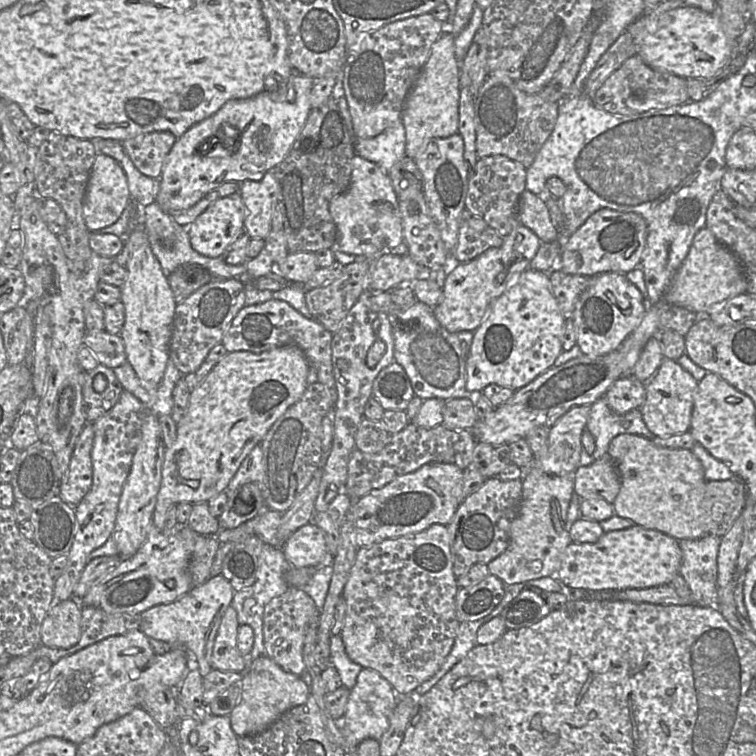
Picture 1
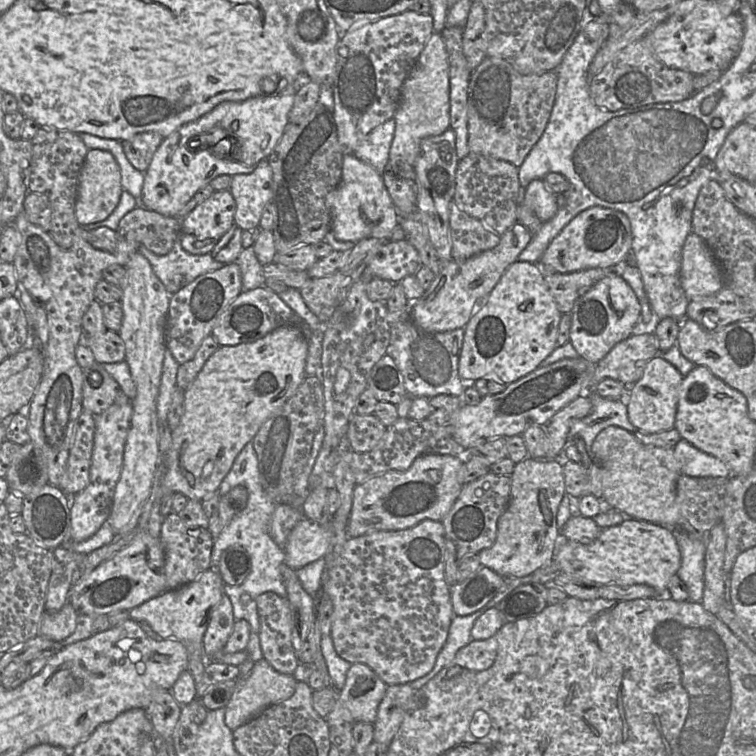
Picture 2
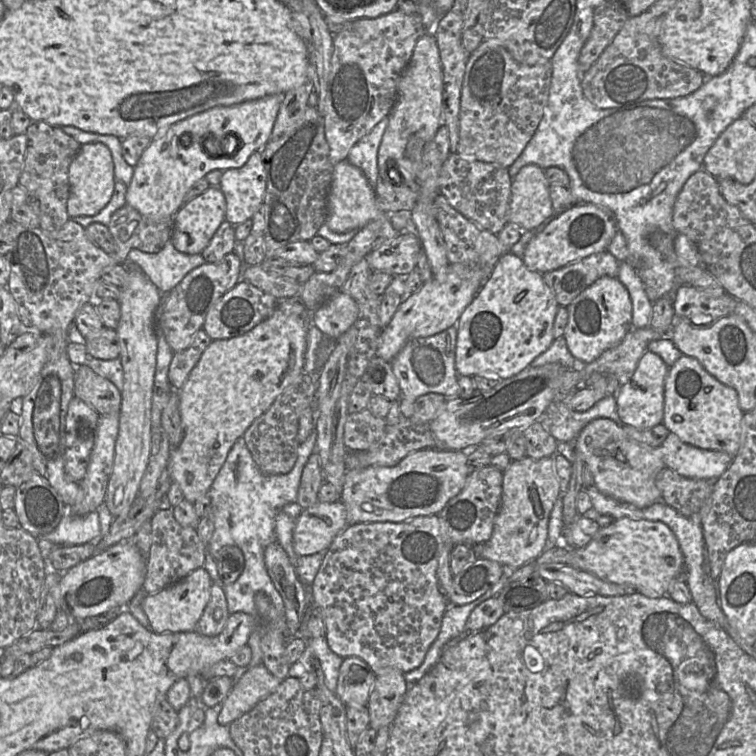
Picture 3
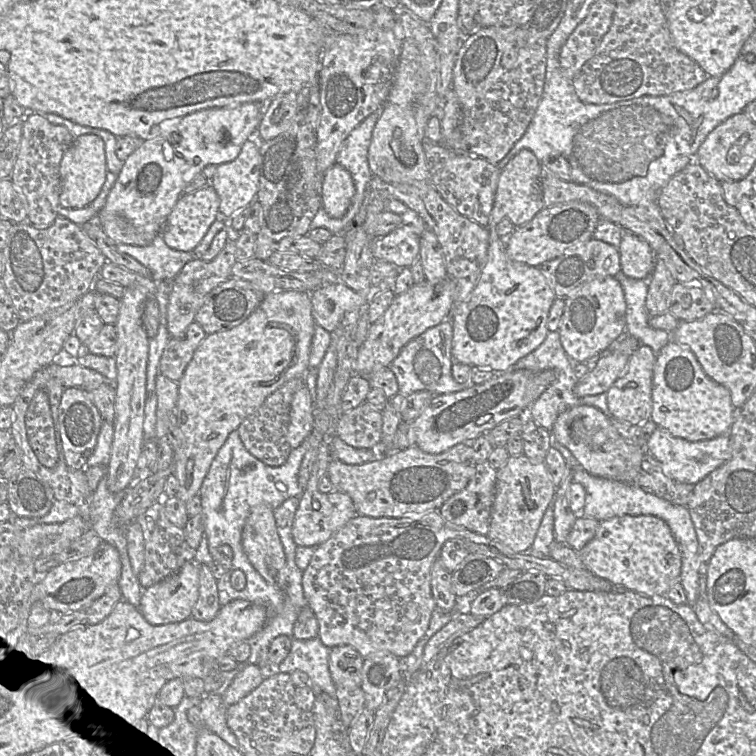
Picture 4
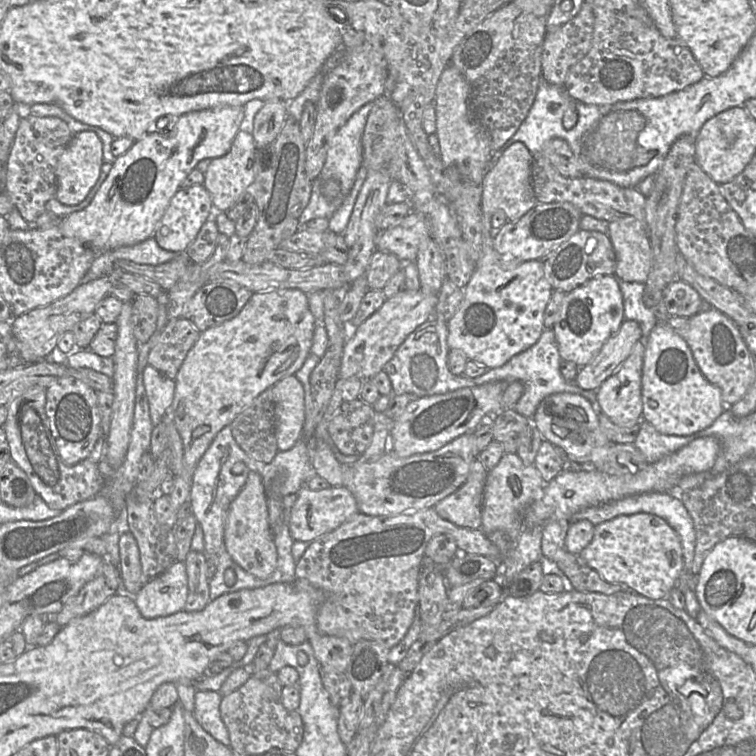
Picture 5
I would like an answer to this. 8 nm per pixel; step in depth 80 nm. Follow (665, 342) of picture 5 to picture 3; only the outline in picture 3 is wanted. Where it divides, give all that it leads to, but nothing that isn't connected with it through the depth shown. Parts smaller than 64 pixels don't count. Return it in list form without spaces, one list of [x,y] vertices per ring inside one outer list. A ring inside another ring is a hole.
[[[681,355],[669,367],[664,383],[663,425],[692,446],[722,451],[734,458],[741,445],[744,412],[737,391],[711,376],[694,358]]]

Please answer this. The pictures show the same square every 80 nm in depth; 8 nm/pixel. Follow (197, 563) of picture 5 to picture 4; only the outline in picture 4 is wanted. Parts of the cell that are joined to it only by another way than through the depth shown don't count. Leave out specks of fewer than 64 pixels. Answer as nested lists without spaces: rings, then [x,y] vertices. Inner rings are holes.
[[[199,564],[199,596],[192,608],[192,617],[199,621],[210,621],[219,612],[217,579],[205,564]]]

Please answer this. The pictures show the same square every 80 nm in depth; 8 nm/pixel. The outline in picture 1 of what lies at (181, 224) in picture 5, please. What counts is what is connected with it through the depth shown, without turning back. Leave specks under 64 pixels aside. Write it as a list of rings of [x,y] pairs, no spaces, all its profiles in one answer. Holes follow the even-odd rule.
[[[239,193],[227,197],[219,197],[201,213],[187,228],[192,248],[201,255],[219,258],[222,257],[239,235],[245,231],[244,219],[246,207]]]

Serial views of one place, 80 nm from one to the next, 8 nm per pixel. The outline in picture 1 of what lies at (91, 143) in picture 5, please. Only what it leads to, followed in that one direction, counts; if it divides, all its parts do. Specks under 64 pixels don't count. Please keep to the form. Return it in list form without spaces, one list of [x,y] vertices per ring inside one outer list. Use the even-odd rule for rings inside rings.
[[[98,153],[91,169],[83,202],[83,218],[90,231],[114,224],[131,200],[126,174],[112,157]]]

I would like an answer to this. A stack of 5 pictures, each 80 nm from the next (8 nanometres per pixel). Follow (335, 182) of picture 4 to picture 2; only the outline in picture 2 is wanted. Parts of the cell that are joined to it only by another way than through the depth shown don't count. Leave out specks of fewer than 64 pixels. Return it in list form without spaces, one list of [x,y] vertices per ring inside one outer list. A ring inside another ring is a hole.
[[[354,153],[344,155],[341,181],[338,187],[327,195],[326,205],[332,218],[331,232],[340,241],[357,243],[366,238],[390,240],[395,227],[399,224],[399,215],[385,187],[383,175],[369,164],[358,159]]]

